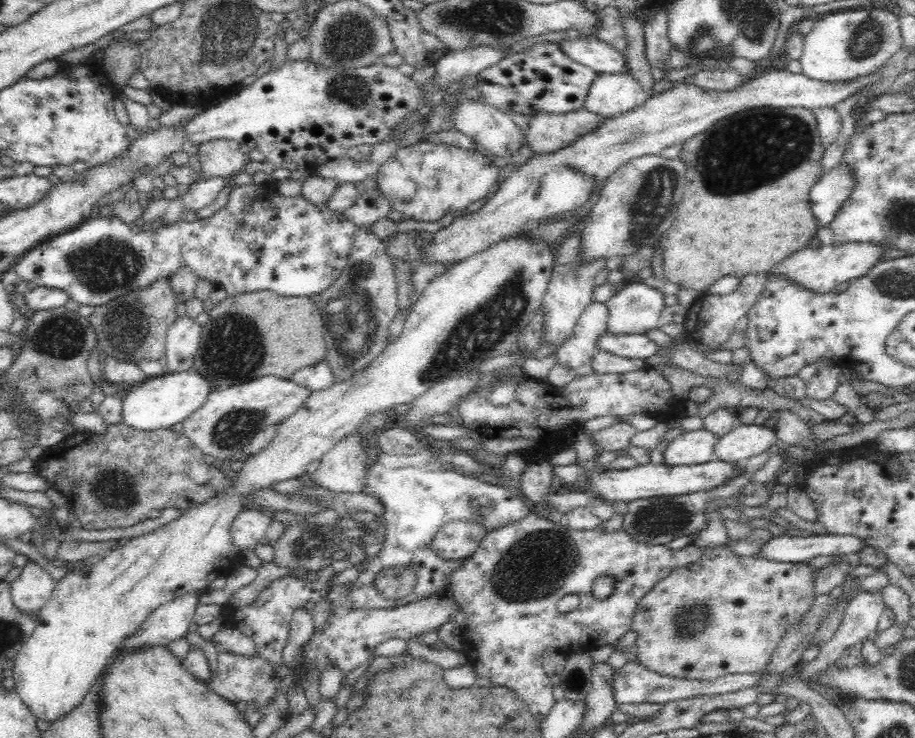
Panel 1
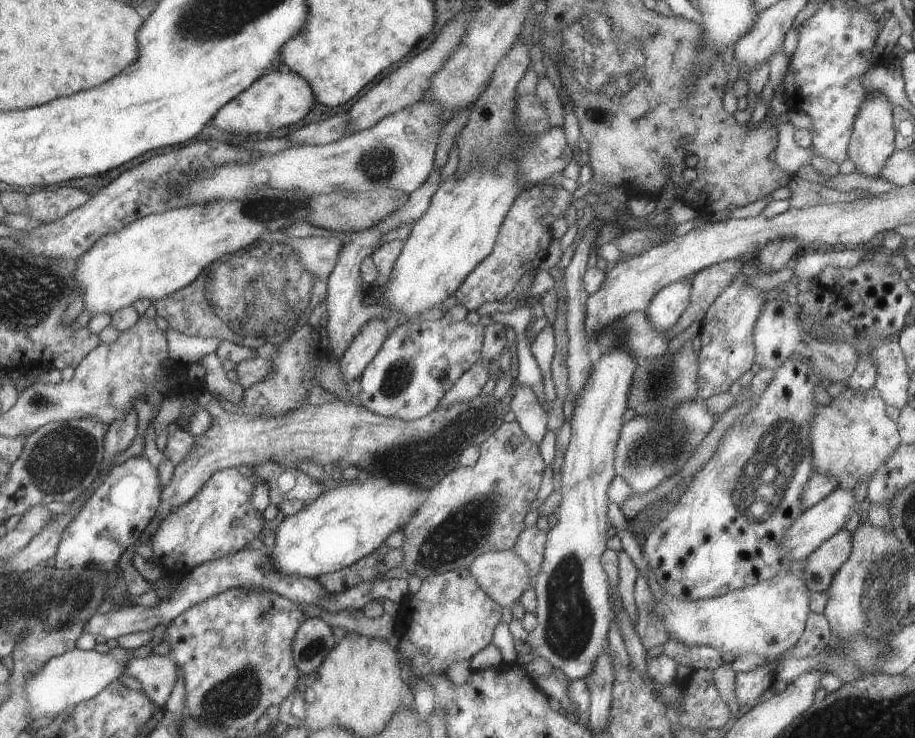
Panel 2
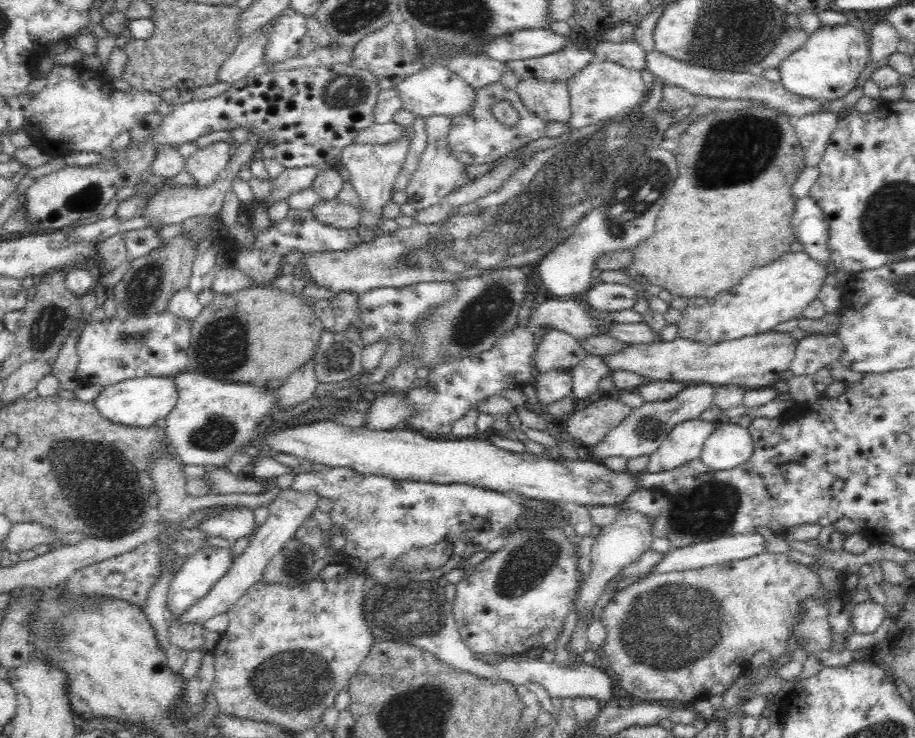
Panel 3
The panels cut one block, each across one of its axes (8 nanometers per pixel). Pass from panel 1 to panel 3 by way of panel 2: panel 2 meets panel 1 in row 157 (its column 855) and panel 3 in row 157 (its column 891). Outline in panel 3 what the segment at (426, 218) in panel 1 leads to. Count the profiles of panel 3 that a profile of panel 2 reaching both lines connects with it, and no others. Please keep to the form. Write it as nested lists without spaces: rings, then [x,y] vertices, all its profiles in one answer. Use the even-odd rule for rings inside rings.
[[[432,114],[424,117],[424,127],[428,133],[428,144],[420,157],[420,166],[410,179],[407,189],[404,191],[408,196],[408,202],[418,212],[434,206],[445,194],[457,189],[461,184],[467,183],[468,177],[462,173],[462,163],[450,155],[448,146],[448,130],[450,130],[451,118]]]

